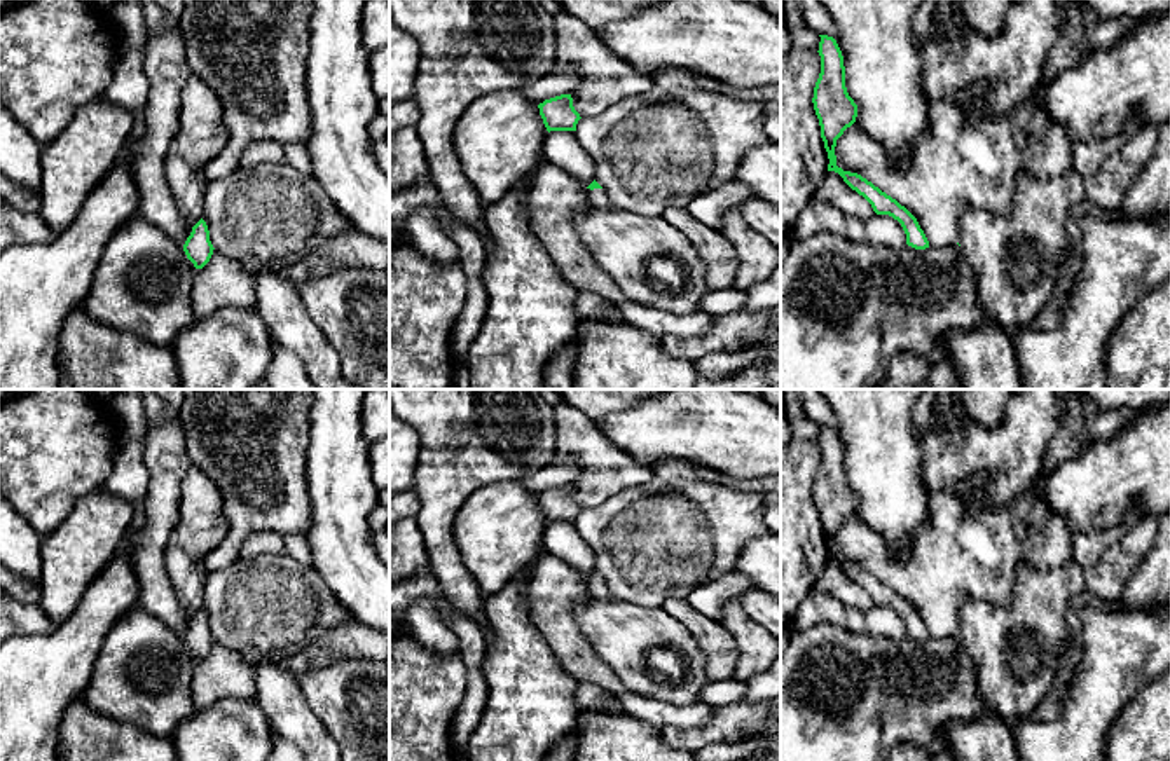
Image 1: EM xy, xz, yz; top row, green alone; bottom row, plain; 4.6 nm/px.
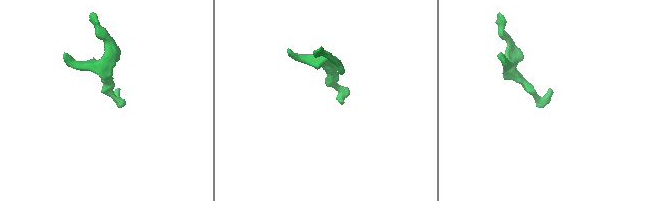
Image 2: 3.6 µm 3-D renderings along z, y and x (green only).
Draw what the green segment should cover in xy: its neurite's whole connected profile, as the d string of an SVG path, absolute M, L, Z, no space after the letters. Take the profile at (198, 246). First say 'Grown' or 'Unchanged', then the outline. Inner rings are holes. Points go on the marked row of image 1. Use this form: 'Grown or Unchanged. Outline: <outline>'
Unchanged. Outline: M201 218L192 227L192 232L183 244L183 251L185 251L187 258L194 264L196 269L203 269L210 262L213 250L215 248L210 241L208 225Z

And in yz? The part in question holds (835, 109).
Unchanged. Outline: M819 35L821 73L814 87L814 110L821 126L821 138L828 152L828 171L838 173L843 182L863 195L877 215L889 215L898 220L906 234L906 244L915 250L929 248L929 241L917 218L896 199L882 192L857 173L836 166L836 140L856 122L857 105L845 87L845 66L842 51L833 37Z

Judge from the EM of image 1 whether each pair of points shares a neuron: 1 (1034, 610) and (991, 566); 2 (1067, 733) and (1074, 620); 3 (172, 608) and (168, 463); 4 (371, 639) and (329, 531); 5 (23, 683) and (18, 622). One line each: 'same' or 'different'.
1: different
2: different
3: same
4: different
5: different

